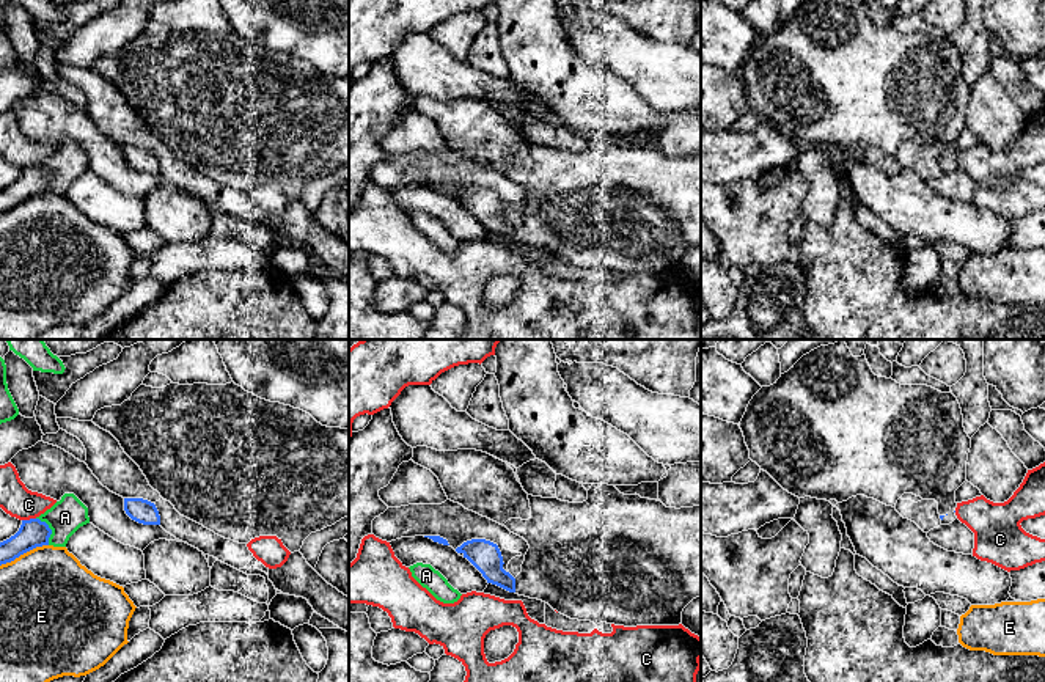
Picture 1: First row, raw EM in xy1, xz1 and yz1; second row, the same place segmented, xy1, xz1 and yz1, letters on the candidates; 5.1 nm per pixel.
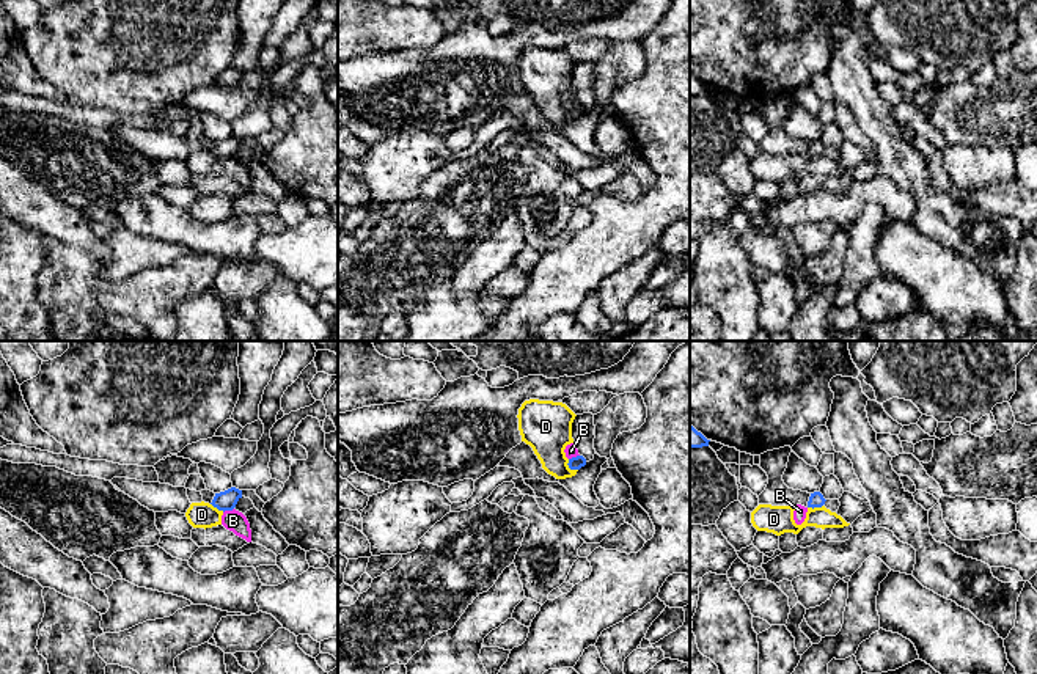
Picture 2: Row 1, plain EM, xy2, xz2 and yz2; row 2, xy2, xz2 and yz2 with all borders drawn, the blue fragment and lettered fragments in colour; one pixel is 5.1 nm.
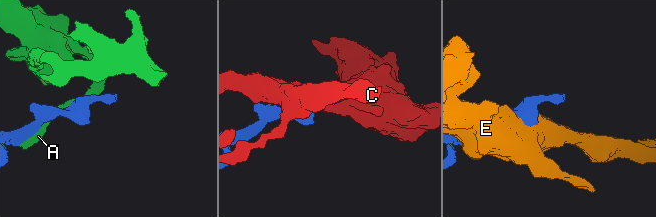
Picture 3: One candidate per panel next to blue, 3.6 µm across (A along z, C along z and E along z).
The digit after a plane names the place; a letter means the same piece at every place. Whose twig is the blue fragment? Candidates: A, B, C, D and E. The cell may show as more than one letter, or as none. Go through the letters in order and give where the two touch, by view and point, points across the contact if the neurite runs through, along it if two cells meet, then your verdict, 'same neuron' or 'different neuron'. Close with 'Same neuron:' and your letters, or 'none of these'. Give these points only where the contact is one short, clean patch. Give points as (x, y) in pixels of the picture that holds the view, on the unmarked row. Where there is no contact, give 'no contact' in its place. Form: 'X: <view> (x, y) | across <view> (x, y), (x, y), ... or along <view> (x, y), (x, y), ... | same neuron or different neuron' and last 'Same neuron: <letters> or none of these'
A: xy1 (51, 178) | different neuron
B: xy2 (228, 157) | along xy2 (233, 156), (223, 161) | different neuron
C: xy1 (30, 167) | different neuron
D: xz2 (569, 115) | along xz2 (567, 107), (567, 113), (577, 118) | different neuron
E: xy1 (24, 200) | different neuron
Same neuron: none of these

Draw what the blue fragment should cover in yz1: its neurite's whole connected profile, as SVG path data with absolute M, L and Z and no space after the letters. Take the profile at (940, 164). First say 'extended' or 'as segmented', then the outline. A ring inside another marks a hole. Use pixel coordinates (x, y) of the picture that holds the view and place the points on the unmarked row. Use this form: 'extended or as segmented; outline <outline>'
extended; outline M809 0L770 35L762 35L750 49L740 69L750 107L767 119L784 138L805 146L847 149L864 143L886 154L896 154L904 141L935 148L941 173L952 171L955 138L966 129L971 86L952 41L927 33L900 33L872 20L866 3L852 0Z

